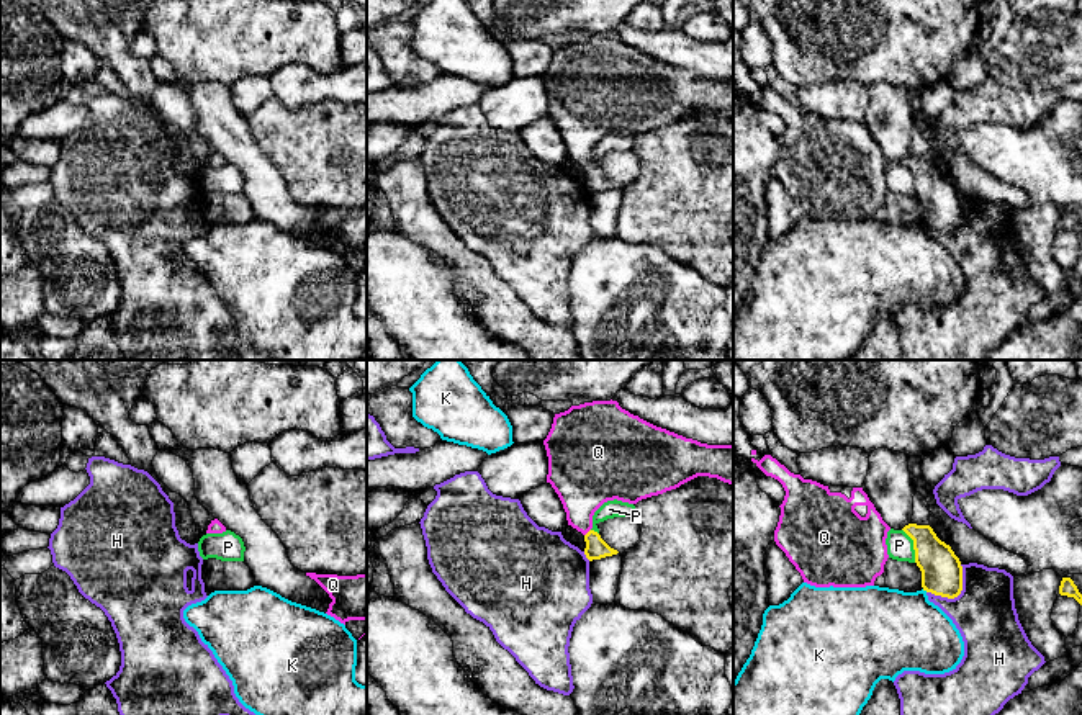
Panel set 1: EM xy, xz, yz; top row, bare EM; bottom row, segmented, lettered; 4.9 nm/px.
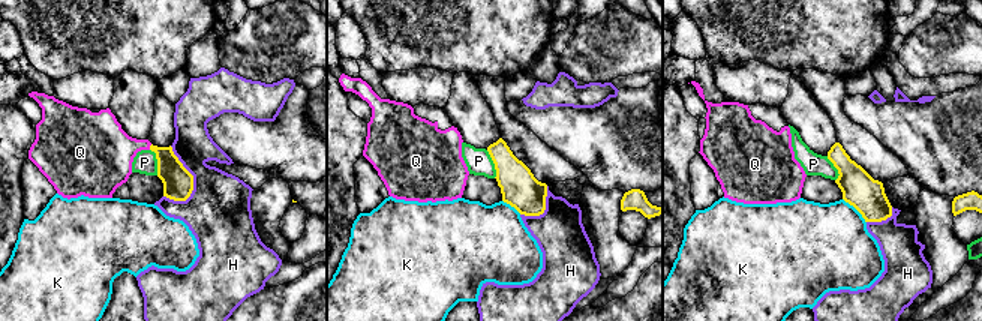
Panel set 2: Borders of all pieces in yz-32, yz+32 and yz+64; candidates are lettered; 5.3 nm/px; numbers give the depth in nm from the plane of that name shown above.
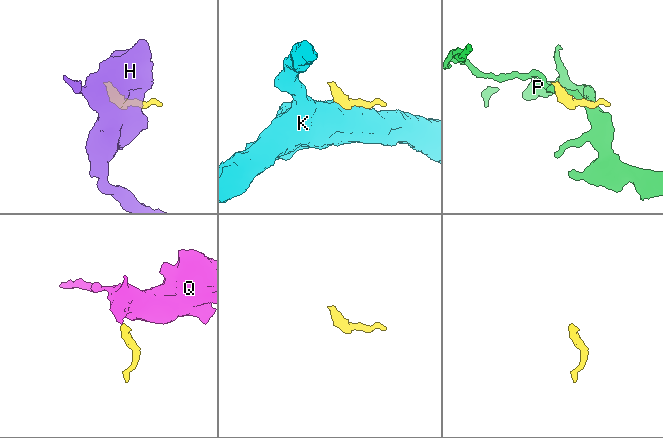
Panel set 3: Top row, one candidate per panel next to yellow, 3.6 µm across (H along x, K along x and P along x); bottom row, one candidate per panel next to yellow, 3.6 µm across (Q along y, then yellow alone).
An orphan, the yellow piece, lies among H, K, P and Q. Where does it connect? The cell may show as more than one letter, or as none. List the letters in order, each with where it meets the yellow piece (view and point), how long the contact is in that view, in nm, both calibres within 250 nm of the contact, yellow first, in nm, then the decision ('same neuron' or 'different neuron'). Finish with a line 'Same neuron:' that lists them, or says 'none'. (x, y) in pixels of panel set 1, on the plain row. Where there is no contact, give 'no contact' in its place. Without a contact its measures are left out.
H: meets yellow in yz at (956, 229); contact 220 nm long; 200 nm thick on the yellow side, 300 nm on the other; different neuron
K: meets yellow in yz at (925, 223); contact 30 nm long; 200 nm thick on the yellow side, 400 nm on the other; different neuron
P: meets yellow in yz at (914, 179); contact 180 nm long; 200 nm thick on the yellow side, 130 nm on the other; different neuron
Q: meets yellow in xz at (588, 166); contact 50 nm long; 110 nm thick on the yellow side, 280 nm on the other; same neuron
Same neuron: Q

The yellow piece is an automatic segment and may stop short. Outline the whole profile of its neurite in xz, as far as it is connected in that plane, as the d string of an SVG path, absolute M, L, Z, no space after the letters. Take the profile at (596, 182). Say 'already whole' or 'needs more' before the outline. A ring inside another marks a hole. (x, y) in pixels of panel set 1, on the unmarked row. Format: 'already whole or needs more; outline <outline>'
needs more; outline M612 33L571 39L555 47L543 79L548 90L547 116L560 131L568 159L584 169L589 195L619 187L593 164L593 149L604 136L617 133L637 137L697 110L733 118L733 77L707 79L686 72L630 47Z

